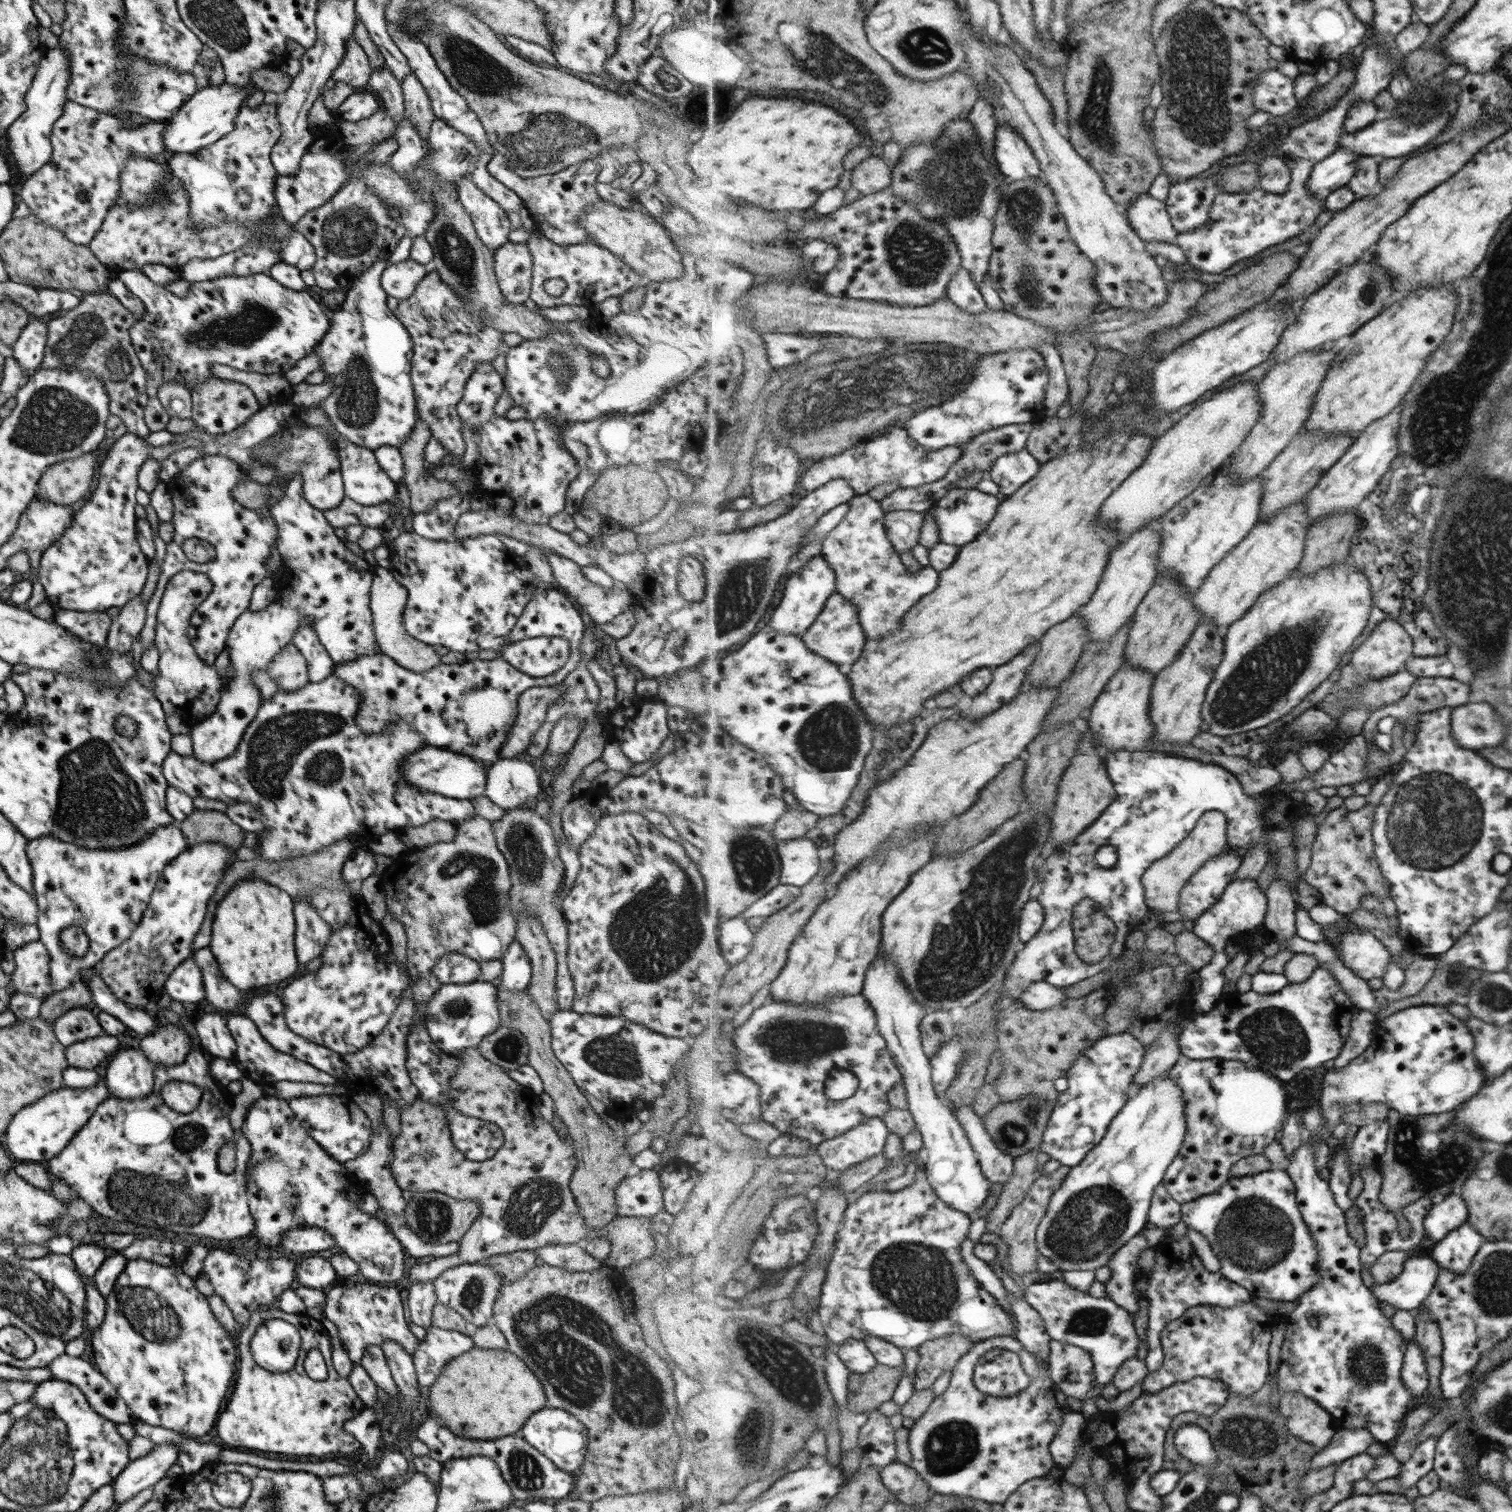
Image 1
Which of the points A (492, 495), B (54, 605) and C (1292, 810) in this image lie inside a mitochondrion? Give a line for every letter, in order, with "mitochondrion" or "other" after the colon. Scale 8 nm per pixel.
A: other
B: other
C: other

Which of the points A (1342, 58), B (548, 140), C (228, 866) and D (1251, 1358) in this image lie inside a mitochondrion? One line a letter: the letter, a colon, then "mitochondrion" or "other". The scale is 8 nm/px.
A: other
B: mitochondrion
C: other
D: other

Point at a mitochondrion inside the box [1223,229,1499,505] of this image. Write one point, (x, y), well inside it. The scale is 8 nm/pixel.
(1438, 428)

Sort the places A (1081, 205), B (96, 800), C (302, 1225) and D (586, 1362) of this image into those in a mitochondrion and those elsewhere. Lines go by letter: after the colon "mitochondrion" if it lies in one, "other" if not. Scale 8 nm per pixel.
A: other
B: mitochondrion
C: other
D: mitochondrion

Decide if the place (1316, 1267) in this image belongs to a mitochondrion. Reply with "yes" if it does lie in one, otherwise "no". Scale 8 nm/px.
no

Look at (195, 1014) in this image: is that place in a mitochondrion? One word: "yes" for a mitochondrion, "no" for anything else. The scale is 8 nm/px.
no

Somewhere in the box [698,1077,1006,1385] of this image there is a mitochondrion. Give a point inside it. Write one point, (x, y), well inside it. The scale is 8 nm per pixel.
(931, 1292)

